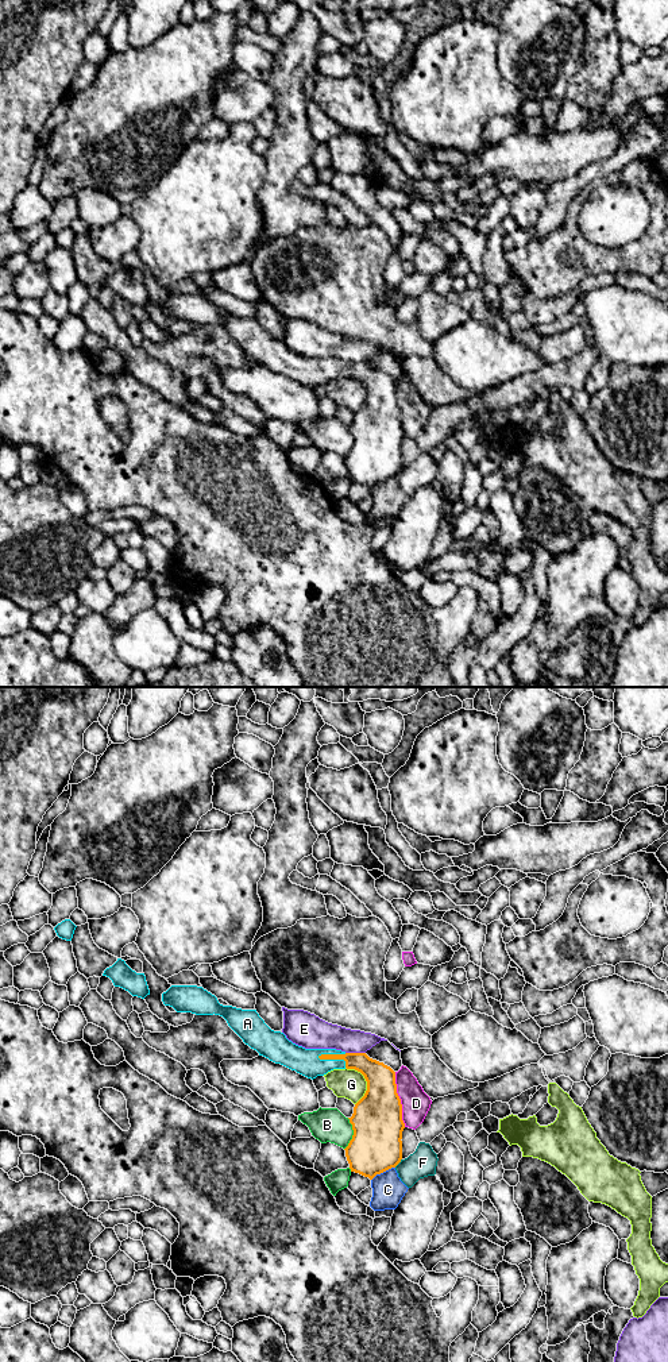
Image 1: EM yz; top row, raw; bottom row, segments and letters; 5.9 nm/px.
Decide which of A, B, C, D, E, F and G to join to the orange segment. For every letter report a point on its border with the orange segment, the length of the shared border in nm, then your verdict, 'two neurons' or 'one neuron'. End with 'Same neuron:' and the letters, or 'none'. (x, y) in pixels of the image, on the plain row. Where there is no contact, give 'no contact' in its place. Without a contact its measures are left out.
A: yz (334, 367) | 190 nm | one neuron
B: yz (354, 443) | 190 nm | two neurons
C: yz (382, 481) | 170 nm | two neurons
D: yz (400, 408) | 340 nm | two neurons
E: yz (355, 362) | 120 nm | two neurons
F: yz (398, 471) | 70 nm | two neurons
G: yz (366, 389) | 240 nm | two neurons
Same neuron: A

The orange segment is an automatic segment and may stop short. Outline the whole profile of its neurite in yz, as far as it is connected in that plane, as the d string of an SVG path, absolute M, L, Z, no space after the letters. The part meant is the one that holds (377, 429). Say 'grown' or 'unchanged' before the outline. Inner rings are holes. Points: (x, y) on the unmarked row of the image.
grown; M171 294L162 302L165 315L177 321L220 324L246 354L259 364L297 382L316 387L333 378L355 378L367 390L364 405L350 428L354 444L345 459L351 481L372 489L402 468L402 413L397 402L395 381L366 362L336 358L305 358L271 339L256 319L223 315L217 306L197 294Z

